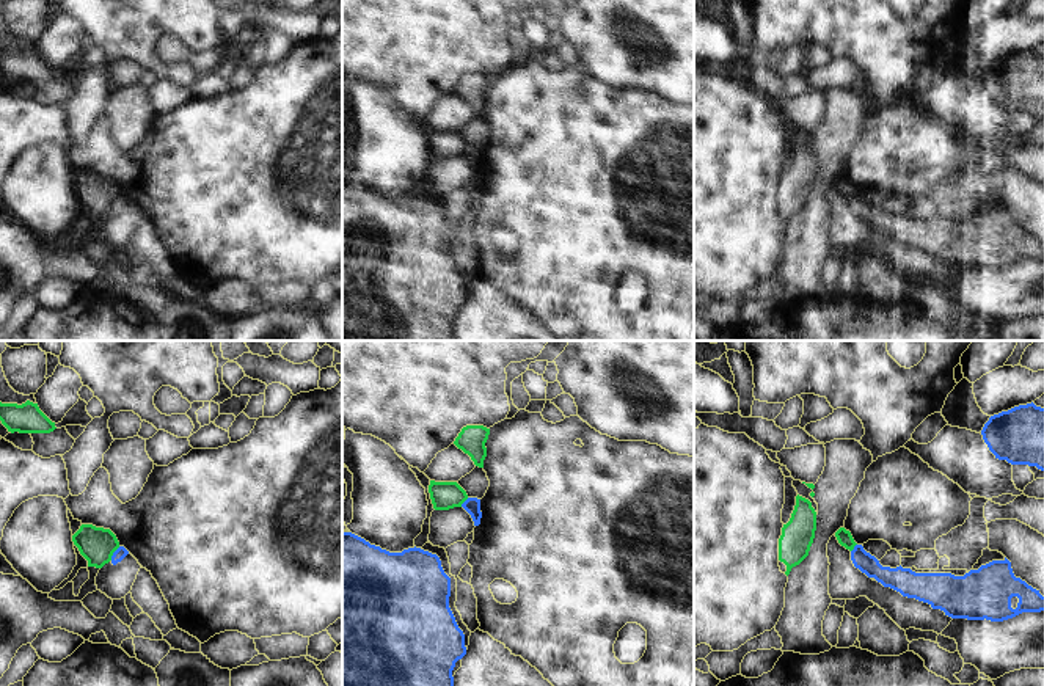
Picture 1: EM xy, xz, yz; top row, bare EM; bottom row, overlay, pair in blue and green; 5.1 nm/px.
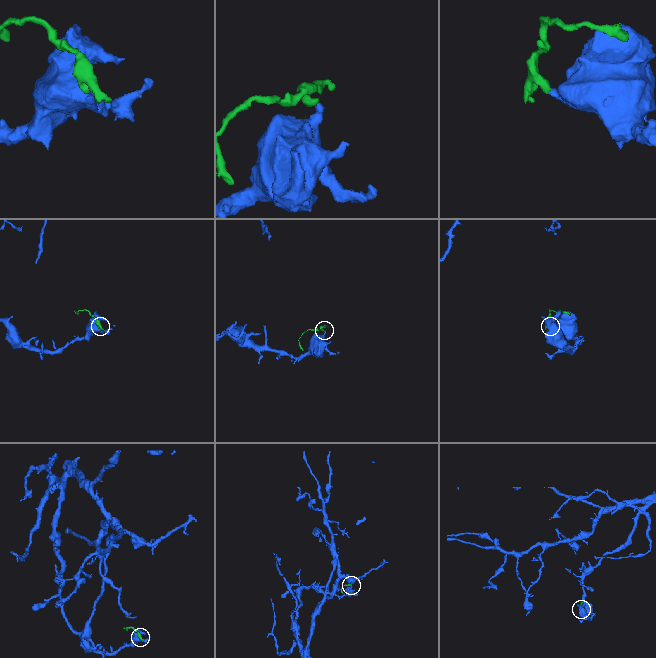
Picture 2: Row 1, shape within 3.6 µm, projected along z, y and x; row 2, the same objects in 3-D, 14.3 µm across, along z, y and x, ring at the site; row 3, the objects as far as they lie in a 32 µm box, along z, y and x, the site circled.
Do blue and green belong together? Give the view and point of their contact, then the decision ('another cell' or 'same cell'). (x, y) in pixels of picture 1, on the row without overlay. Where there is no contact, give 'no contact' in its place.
meets blue in xy at (113, 201); another cell

